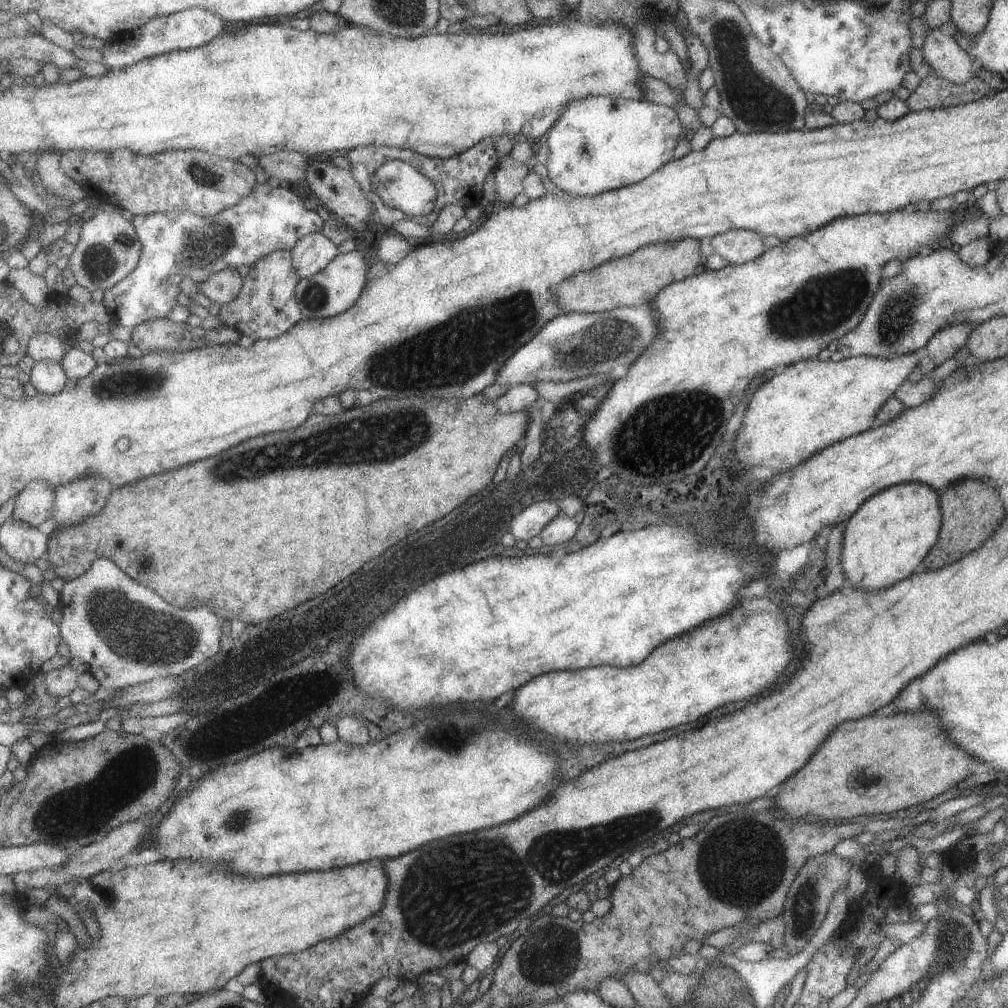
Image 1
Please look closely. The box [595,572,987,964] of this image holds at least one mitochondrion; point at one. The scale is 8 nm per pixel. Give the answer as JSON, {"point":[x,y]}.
{"point":[742,865]}

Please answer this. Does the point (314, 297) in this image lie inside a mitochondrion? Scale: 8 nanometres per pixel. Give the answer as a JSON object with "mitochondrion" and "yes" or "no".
{"mitochondrion":"yes"}

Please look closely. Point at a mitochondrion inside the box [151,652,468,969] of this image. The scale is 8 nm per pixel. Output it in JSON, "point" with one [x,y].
{"point":[242,819]}

